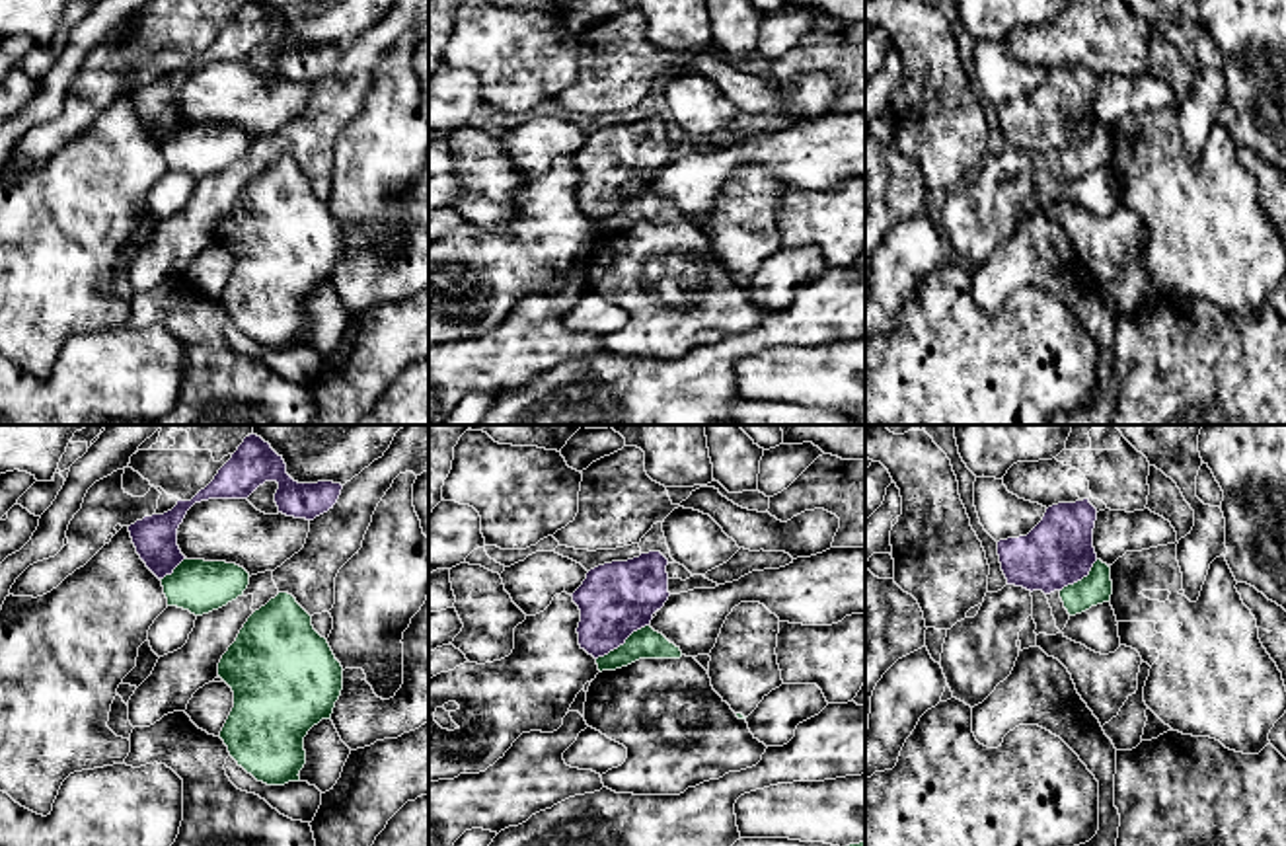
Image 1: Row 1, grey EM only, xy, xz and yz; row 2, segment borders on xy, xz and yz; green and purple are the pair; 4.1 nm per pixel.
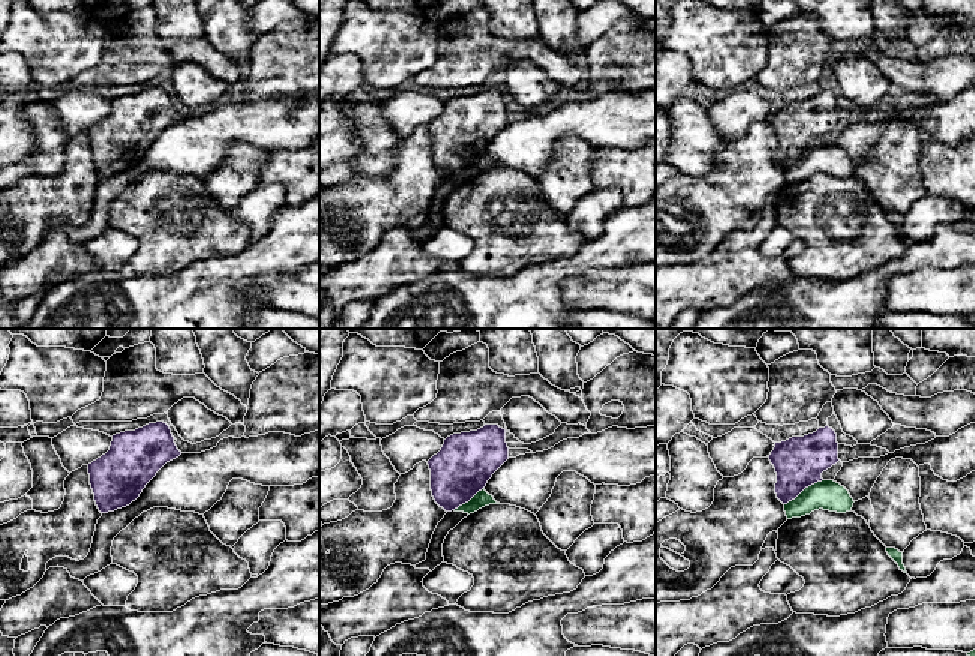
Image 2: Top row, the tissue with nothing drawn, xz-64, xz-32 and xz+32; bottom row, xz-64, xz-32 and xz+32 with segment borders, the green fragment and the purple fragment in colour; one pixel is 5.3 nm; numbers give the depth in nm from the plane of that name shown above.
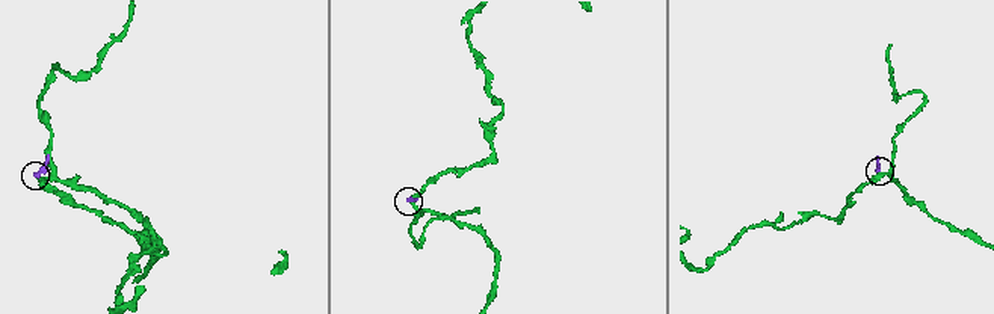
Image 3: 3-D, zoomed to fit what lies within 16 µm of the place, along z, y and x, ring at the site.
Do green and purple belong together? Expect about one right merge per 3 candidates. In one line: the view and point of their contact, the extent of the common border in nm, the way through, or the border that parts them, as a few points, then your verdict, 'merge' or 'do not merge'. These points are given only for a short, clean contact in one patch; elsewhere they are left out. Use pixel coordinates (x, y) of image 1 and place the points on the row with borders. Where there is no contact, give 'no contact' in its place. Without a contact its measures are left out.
xz (624, 644) | 260 nm | along xz (647, 624), (597, 659) | do not merge

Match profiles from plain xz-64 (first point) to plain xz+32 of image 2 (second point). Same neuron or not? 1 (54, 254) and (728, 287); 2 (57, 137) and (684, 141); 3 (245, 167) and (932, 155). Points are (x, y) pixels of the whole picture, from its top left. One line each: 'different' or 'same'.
1: same
2: same
3: different

